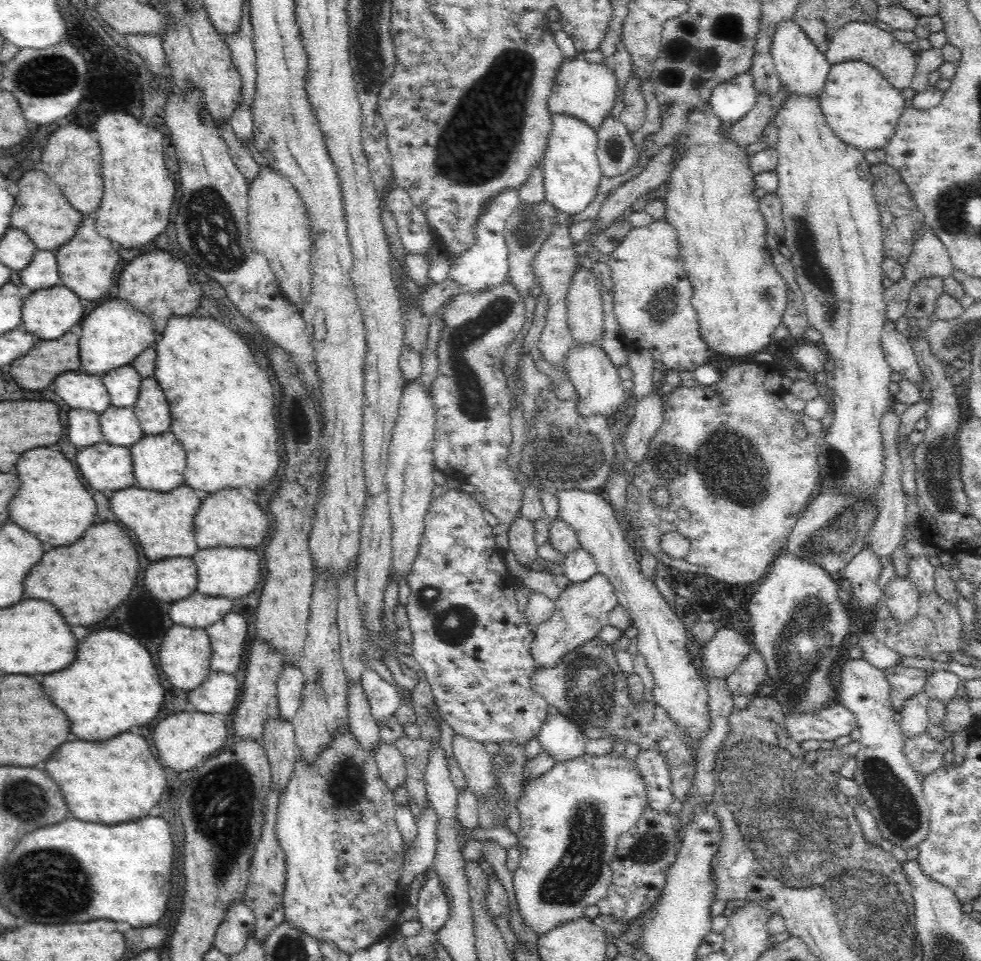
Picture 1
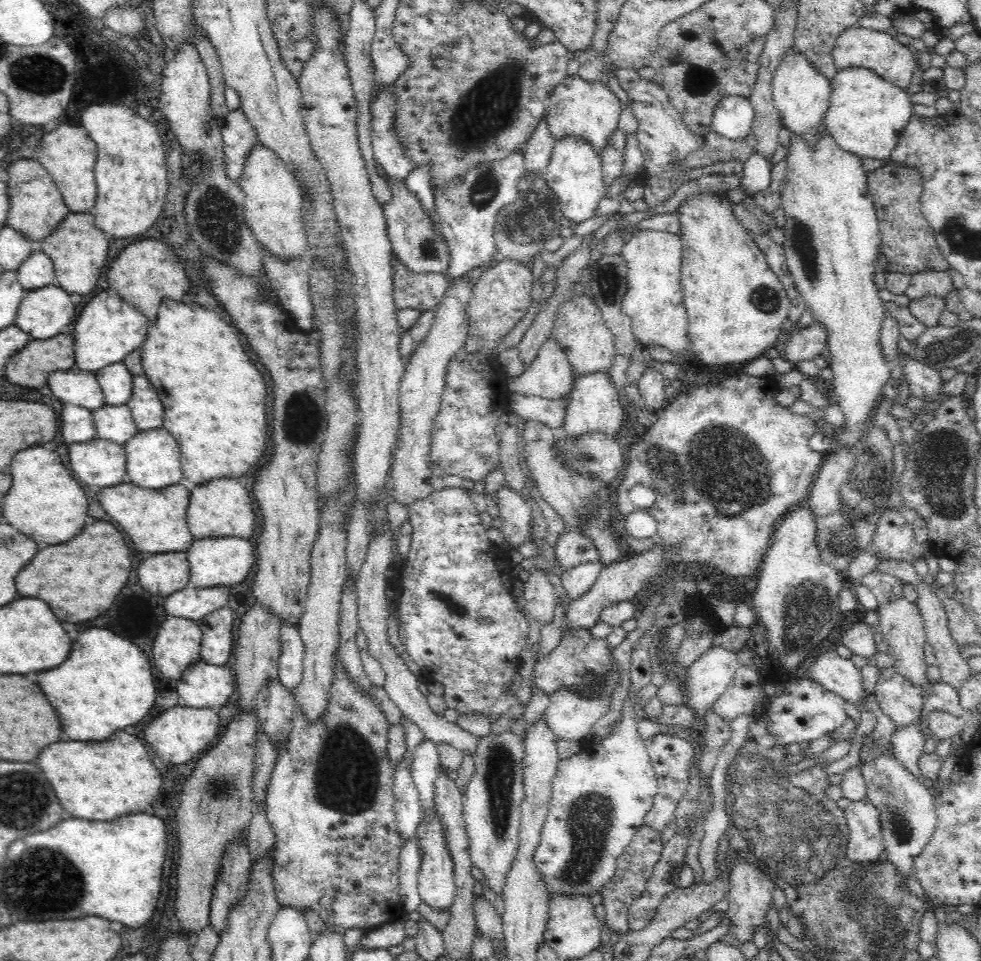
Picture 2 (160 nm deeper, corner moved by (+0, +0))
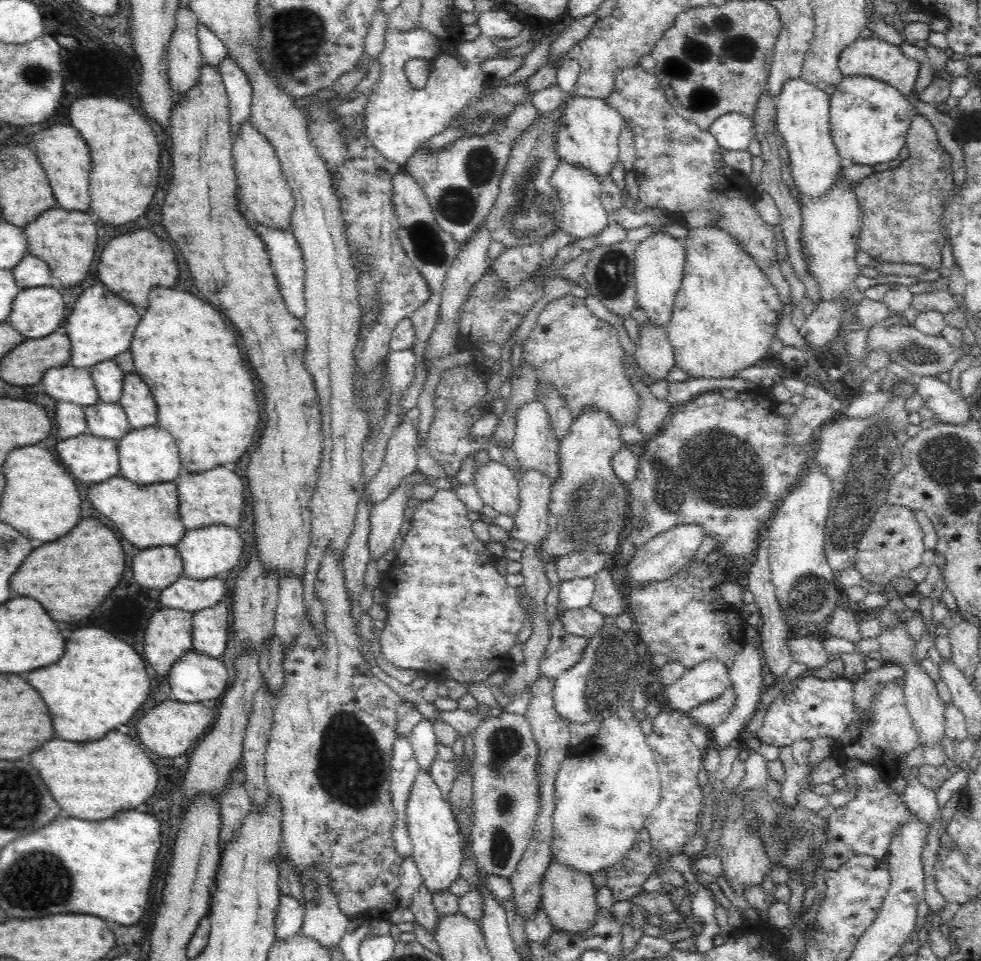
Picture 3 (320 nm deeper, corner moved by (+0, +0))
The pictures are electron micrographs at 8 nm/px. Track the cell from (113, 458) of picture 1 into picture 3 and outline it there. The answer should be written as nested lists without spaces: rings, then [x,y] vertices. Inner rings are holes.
[[[88,432],[56,442],[58,458],[68,472],[84,484],[96,484],[119,475],[119,451],[115,440]]]

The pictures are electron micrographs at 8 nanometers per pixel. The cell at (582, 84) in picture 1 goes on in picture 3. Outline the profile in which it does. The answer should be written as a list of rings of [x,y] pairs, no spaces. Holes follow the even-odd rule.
[[[573,95],[564,104],[555,134],[557,153],[566,163],[580,164],[602,180],[602,177],[610,176],[619,160],[619,136],[623,127],[623,117],[604,98]]]

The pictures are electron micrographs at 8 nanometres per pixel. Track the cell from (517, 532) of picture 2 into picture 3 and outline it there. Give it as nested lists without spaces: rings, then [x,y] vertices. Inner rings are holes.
[[[495,453],[487,462],[474,464],[472,484],[483,503],[492,506],[500,515],[514,517],[519,502],[519,484],[514,472]]]

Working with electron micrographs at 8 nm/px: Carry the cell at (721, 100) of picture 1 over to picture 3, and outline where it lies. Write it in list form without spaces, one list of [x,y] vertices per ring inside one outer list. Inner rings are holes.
[[[724,113],[709,126],[716,144],[724,151],[748,151],[754,130],[752,121],[738,113]]]

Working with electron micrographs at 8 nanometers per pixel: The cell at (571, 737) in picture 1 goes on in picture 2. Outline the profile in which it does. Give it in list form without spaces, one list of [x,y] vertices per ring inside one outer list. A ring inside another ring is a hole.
[[[608,645],[608,649],[611,650],[609,654],[611,654],[611,668],[613,670],[609,678],[601,683],[605,684],[603,687],[605,688],[604,696],[598,695],[596,687],[591,687],[586,695],[584,693],[576,693],[576,691],[558,691],[549,696],[550,702],[544,712],[544,721],[546,721],[546,725],[554,733],[558,741],[585,741],[589,737],[591,727],[611,710],[613,691],[621,682],[621,670],[619,670],[617,660],[612,656],[614,648]]]

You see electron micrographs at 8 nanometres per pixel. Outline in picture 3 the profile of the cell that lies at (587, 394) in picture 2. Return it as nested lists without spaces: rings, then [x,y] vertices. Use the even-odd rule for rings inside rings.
[[[584,408],[584,412],[580,412],[577,419],[573,421],[569,428],[568,434],[560,441],[559,444],[559,461],[560,461],[560,475],[554,481],[551,482],[550,492],[550,504],[548,506],[548,530],[546,530],[546,538],[540,538],[540,544],[536,546],[538,551],[538,557],[544,561],[544,568],[548,563],[556,562],[560,557],[571,553],[572,551],[588,551],[589,553],[605,553],[608,557],[610,555],[616,555],[619,550],[620,536],[624,529],[624,519],[627,518],[626,512],[628,512],[629,493],[624,484],[614,472],[612,467],[612,458],[616,456],[616,452],[622,448],[622,440],[620,440],[620,427],[616,425],[616,420],[611,416],[606,415],[604,411],[592,411],[592,408]]]

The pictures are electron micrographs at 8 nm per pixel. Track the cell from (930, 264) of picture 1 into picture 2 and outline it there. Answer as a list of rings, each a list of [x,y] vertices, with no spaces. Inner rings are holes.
[[[920,271],[912,274],[911,283],[905,294],[910,300],[918,300],[925,296],[945,298],[954,290],[946,271]]]

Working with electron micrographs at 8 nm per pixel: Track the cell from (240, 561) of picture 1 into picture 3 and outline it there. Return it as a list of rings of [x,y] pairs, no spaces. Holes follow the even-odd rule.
[[[210,524],[208,527],[186,530],[175,547],[182,559],[183,574],[194,580],[206,580],[224,576],[240,562],[244,541],[235,528],[224,524]]]

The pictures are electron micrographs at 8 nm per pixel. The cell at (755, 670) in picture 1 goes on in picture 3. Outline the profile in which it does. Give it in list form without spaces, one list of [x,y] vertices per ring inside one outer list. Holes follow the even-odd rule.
[[[729,688],[720,698],[692,708],[686,713],[699,727],[714,728],[726,722],[734,709],[736,696],[734,690]]]

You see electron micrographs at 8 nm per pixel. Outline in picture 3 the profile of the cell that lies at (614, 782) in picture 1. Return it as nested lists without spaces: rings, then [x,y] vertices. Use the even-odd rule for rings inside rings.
[[[624,704],[612,716],[602,721],[598,736],[590,748],[594,748],[594,752],[600,754],[600,760],[580,760],[580,756],[572,758],[576,760],[576,764],[572,766],[576,770],[574,774],[564,774],[564,764],[570,758],[566,756],[560,763],[555,780],[555,810],[551,818],[553,841],[550,849],[553,858],[559,860],[559,864],[576,871],[594,874],[616,864],[625,852],[632,848],[638,833],[644,829],[644,821],[659,804],[661,776],[652,749],[647,744],[638,722],[634,720],[634,714],[628,704]]]

